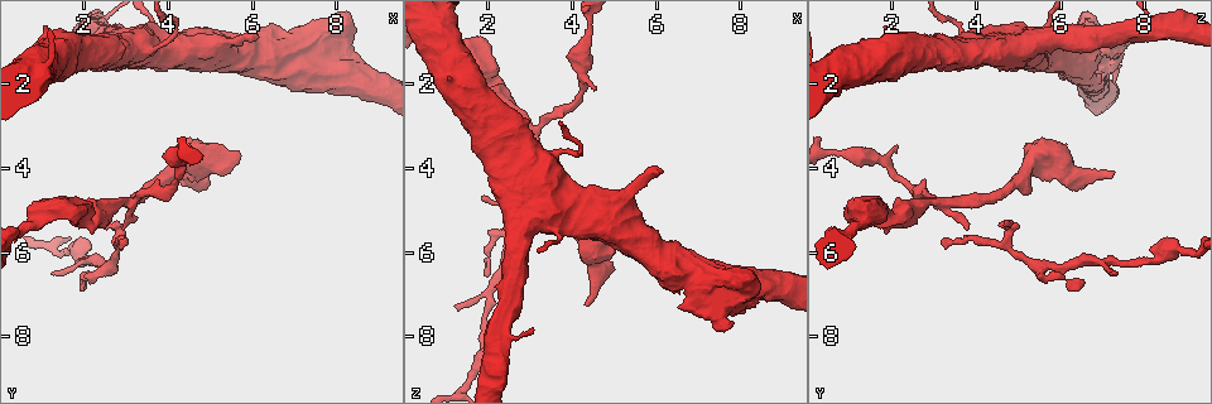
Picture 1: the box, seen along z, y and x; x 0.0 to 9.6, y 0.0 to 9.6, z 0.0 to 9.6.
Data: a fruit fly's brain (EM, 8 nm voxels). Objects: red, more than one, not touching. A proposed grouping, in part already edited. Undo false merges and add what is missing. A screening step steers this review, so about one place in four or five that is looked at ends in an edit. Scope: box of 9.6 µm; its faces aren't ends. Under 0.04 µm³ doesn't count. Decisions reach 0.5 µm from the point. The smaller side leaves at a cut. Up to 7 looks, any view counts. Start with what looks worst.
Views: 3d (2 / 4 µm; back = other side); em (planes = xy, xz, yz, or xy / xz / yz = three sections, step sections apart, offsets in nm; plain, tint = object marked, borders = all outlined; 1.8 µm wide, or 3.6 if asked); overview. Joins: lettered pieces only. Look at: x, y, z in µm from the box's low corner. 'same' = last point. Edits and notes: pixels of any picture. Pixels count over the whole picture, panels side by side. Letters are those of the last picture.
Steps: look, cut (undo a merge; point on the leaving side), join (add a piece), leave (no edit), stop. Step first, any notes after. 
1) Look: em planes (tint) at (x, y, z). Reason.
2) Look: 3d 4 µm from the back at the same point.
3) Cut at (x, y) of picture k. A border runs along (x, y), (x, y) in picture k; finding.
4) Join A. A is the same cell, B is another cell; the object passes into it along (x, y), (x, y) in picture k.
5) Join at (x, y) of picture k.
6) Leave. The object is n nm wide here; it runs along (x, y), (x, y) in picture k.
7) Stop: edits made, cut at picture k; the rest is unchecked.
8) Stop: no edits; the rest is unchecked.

Look: em planes (borders) at (1.90, 6.85, 6.35). Free end.

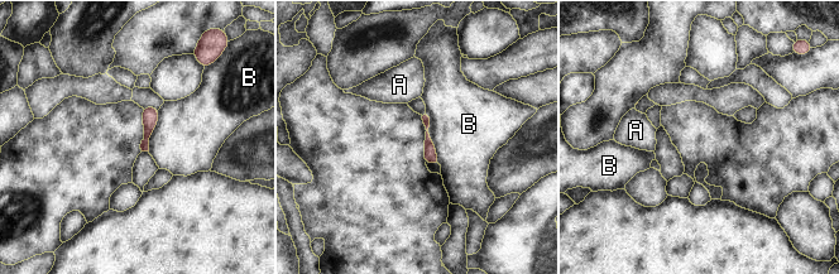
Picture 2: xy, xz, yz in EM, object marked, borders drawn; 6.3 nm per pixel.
Leave. The longest contact is with B, 360 nm; A and B are other cells; a border runs along (426, 110), (440, 164) in picture 2; no lettered piece goes on from it.

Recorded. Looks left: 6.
Look: em planes (plain) at (2.20, 0.65, 8.00). Small branch off a trunk.

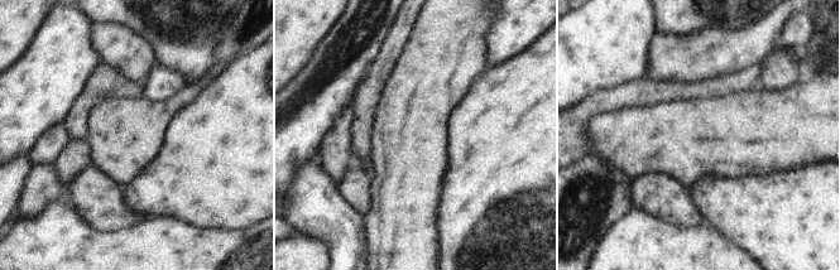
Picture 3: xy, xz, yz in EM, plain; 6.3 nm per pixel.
Look: em planes (borders) at the same point.

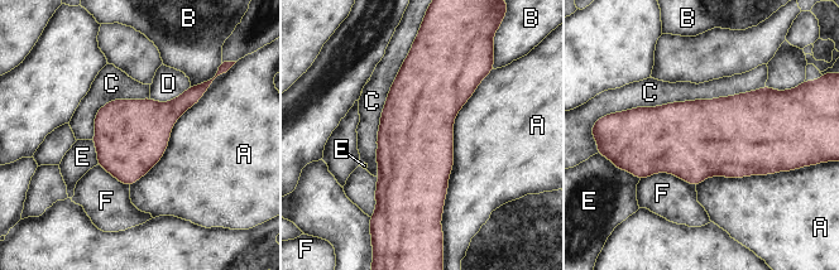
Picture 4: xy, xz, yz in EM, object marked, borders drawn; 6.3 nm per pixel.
Leave. The object is 460 nm wide here; A, B, C, D, E and F are other cells; a border runs along (487, 75), (454, 123), (440, 220) in picture 4; all the same neuron.

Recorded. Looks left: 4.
Look: em planes (borders) at (4.50, 3.50, 2.15). Thin end.

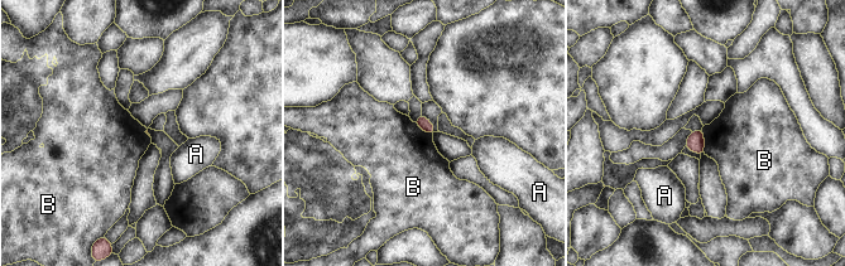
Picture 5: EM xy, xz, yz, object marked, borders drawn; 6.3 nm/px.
Leave. A and B are other cells; a border runs along (702, 127), (705, 153) in picture 5; no lettered piece goes on from it.

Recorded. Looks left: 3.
Stop: no edits; the rest is unchecked.

